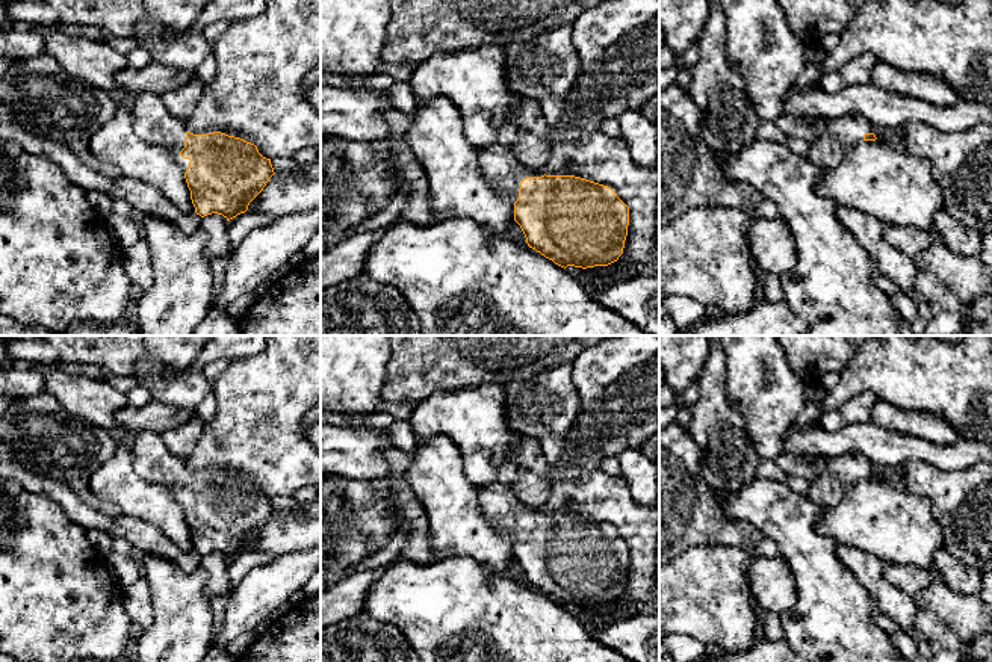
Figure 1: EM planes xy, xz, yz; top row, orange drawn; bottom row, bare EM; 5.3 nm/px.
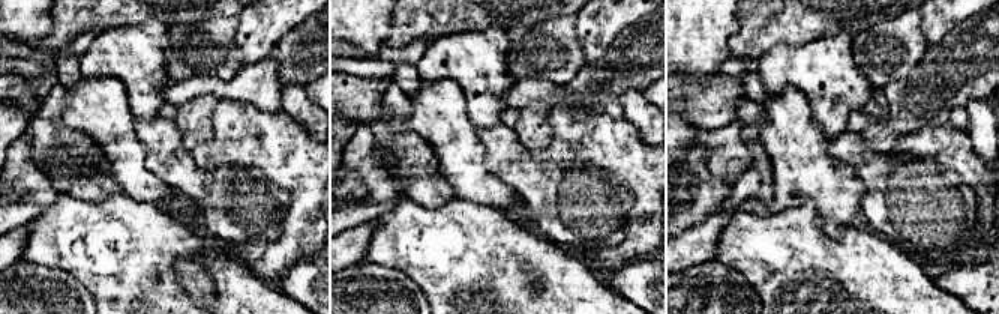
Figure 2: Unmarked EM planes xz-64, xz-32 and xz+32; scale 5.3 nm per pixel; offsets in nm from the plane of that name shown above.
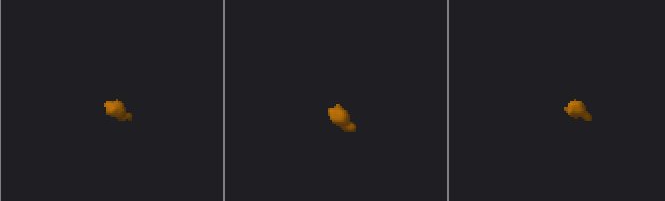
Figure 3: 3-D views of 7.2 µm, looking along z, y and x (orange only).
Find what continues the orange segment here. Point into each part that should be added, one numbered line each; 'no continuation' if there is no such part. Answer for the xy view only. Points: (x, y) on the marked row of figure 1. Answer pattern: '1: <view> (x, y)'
1: xy (153, 123)

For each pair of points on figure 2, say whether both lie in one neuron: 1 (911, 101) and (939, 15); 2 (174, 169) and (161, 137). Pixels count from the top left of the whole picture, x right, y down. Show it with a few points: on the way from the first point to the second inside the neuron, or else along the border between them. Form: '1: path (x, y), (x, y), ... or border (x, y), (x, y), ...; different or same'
1: border (957, 26), (929, 48); different
2: path (171, 161), (165, 155), (164, 144); same

